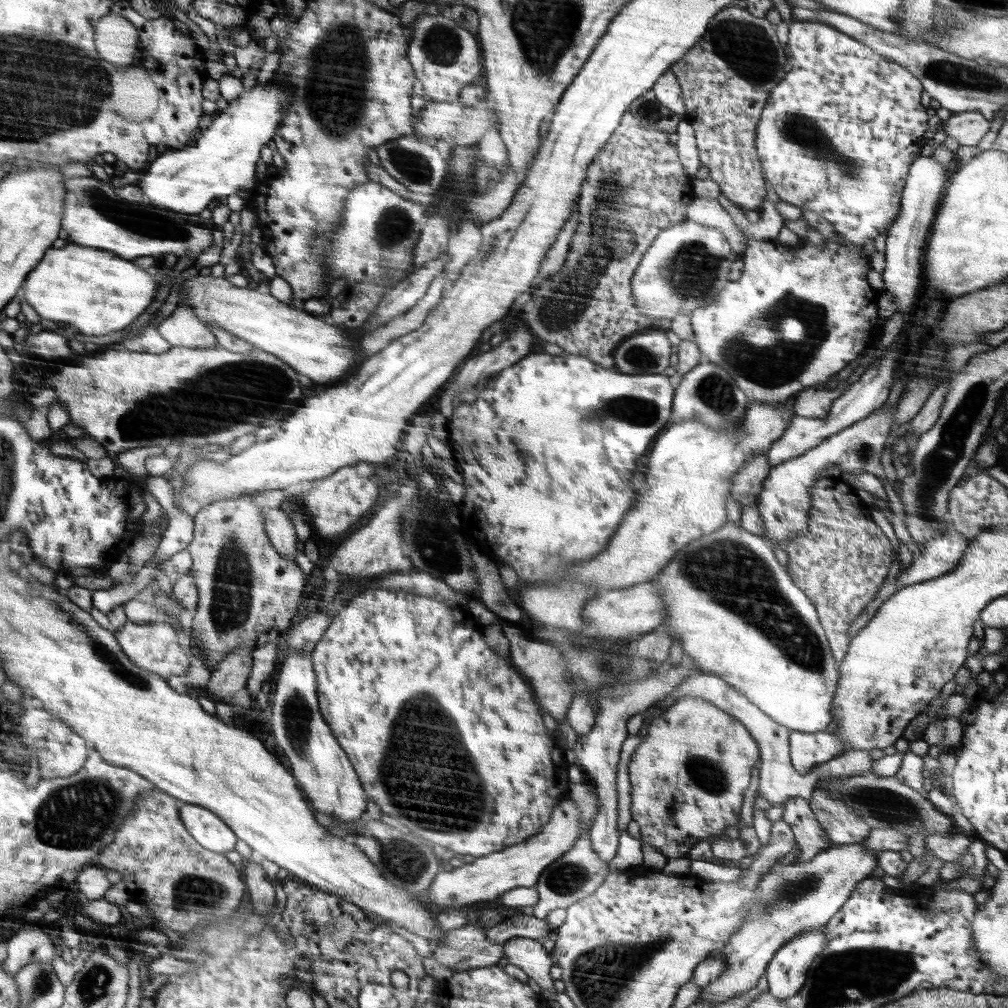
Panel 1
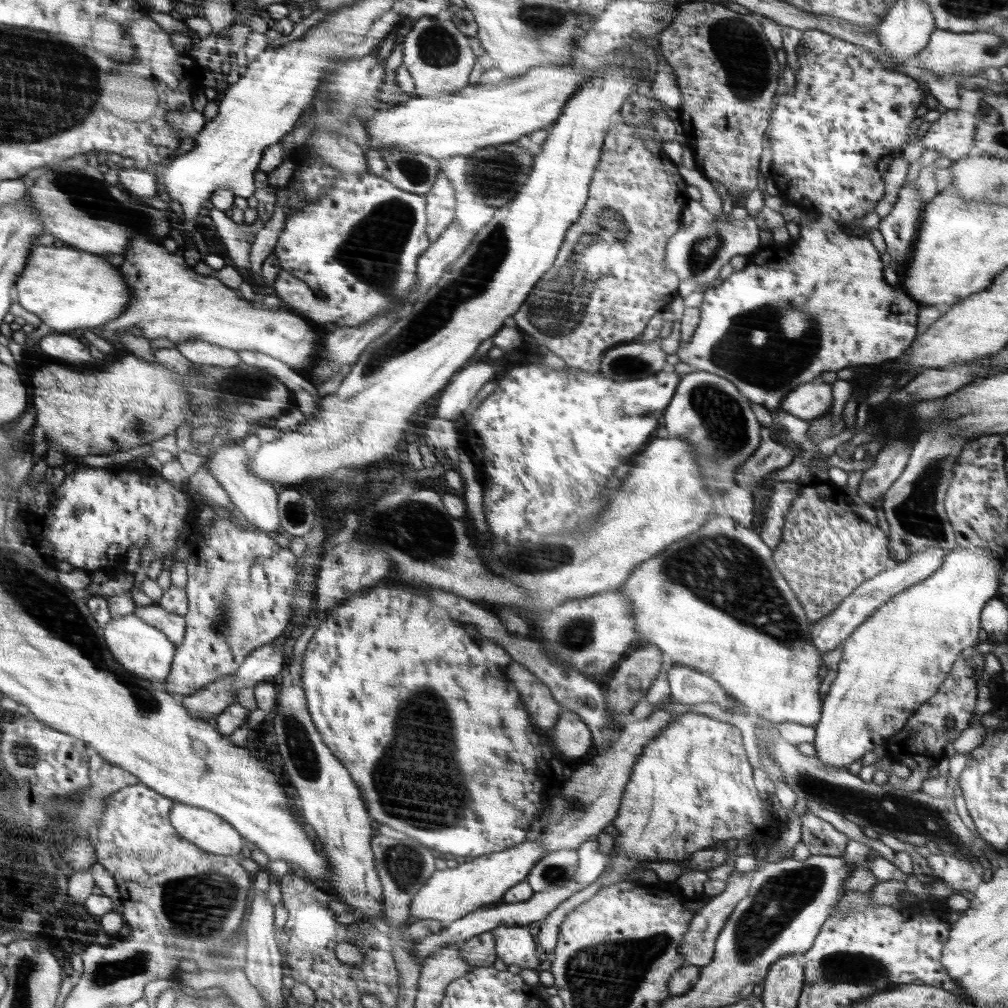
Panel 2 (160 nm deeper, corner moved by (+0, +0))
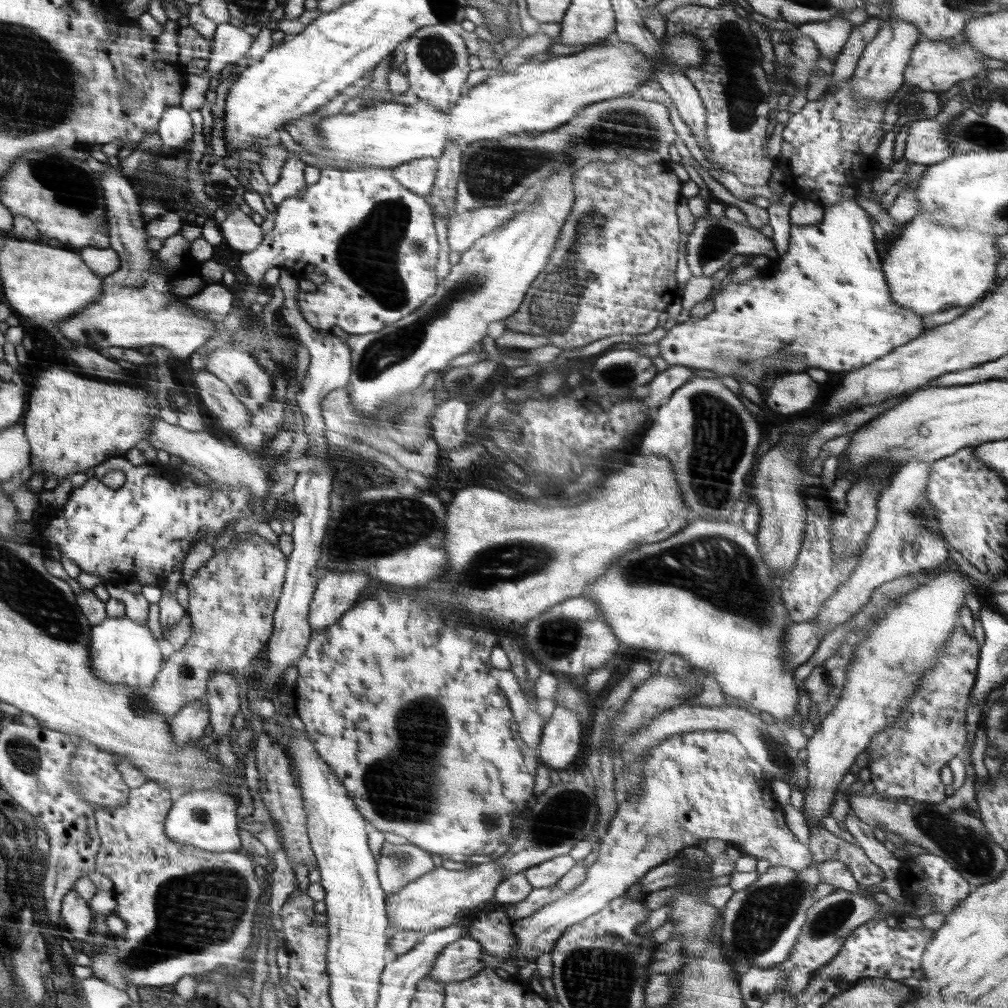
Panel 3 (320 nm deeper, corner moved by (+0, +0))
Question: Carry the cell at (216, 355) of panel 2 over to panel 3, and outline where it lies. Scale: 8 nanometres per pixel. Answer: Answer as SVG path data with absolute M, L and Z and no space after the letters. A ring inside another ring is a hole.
M228 347L215 350L207 356L206 370L215 374L222 382L228 385L232 394L248 408L251 413L257 410L268 400L273 399L272 375L265 370L255 358L254 354L236 348Z

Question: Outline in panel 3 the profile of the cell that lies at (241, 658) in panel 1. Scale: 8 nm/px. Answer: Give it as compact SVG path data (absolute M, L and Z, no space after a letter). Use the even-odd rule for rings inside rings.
M203 699L188 702L169 722L177 746L198 741L209 723L210 708Z

